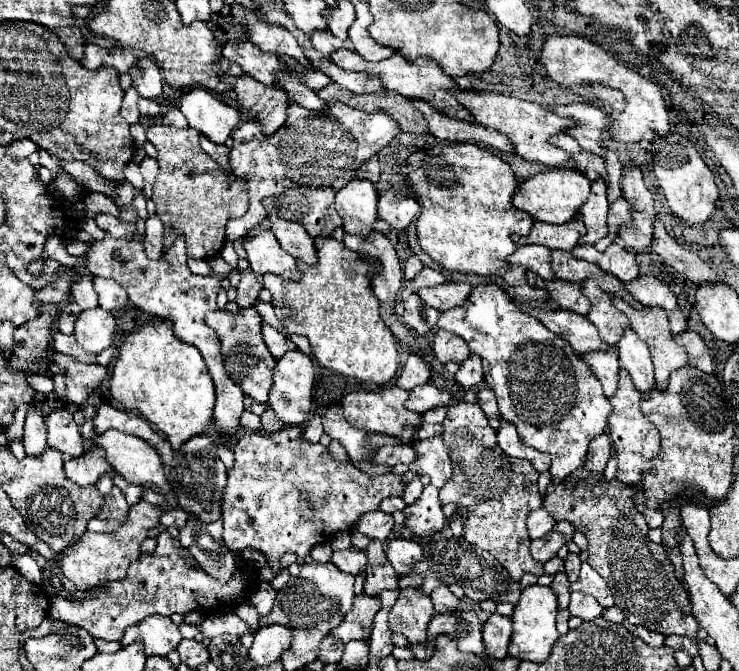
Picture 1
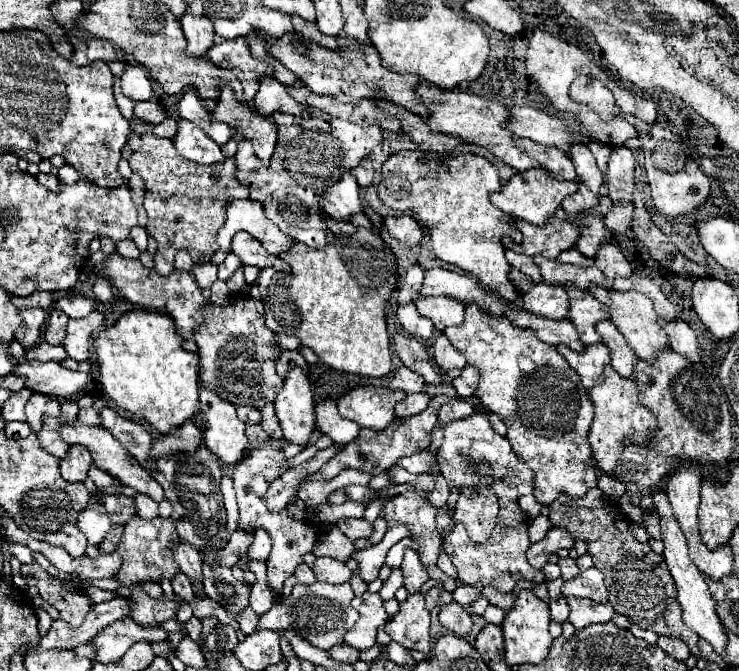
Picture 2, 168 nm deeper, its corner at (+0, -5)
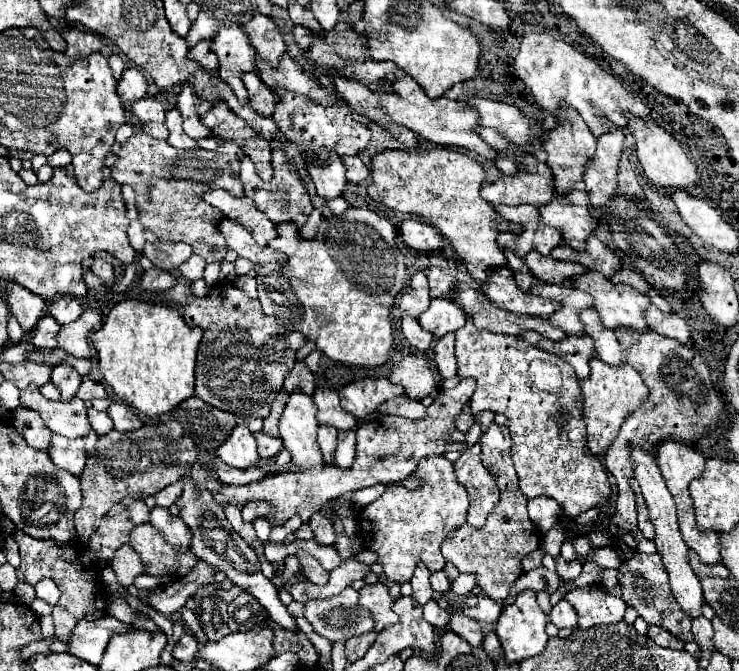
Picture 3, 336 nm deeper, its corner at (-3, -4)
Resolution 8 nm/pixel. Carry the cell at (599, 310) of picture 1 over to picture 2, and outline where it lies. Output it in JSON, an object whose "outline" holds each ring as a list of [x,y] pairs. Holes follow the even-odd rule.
{"outline":[[[568,285],[566,293],[570,299],[568,321],[572,321],[576,325],[580,341],[584,345],[600,343],[600,335],[596,335],[594,323],[600,319],[608,319],[608,307],[604,303],[600,303],[596,297],[592,297],[588,291],[582,291],[578,287]]]}

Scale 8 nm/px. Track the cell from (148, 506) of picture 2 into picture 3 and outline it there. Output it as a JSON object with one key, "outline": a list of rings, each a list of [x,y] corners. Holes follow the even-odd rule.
{"outline":[[[151,508],[151,524],[171,542],[175,548],[189,548],[191,542],[191,530],[183,524],[179,516],[171,516],[167,508]]]}

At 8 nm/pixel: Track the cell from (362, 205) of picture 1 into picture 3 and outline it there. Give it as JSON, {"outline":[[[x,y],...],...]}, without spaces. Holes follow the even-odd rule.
{"outline":[[[307,152],[305,158],[307,158],[307,172],[309,172],[309,176],[311,176],[311,180],[313,180],[315,188],[317,188],[319,198],[331,200],[331,198],[343,196],[345,186],[347,186],[347,178],[345,178],[345,166],[343,166],[341,158],[337,154],[331,154],[327,168],[313,166],[309,162],[313,158],[311,152]]]}

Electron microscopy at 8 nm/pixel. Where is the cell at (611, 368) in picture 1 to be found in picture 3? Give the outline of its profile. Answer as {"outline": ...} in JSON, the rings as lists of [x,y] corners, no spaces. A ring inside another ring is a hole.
{"outline":[[[533,332],[521,334],[521,336],[525,340],[529,340],[533,346],[537,346],[537,348],[541,348],[545,352],[557,354],[559,358],[569,362],[575,368],[579,380],[585,380],[591,374],[589,362],[595,356],[595,342],[593,342],[591,336],[569,336],[569,338],[561,340],[561,342],[553,342],[549,338],[543,338],[543,336],[533,334]]]}

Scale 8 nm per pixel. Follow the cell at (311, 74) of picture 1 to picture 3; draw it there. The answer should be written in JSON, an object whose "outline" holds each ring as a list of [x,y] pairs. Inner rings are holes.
{"outline":[[[259,12],[253,14],[253,18],[243,24],[243,30],[249,36],[251,46],[257,50],[257,54],[269,62],[271,66],[279,66],[281,54],[285,52],[285,42],[275,26],[275,22],[269,16],[263,16]]]}

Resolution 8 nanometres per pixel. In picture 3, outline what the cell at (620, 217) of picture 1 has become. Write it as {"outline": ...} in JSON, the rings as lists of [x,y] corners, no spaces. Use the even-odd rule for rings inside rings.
{"outline":[[[571,190],[567,196],[557,194],[549,204],[541,206],[539,212],[541,222],[561,230],[565,242],[575,250],[587,246],[587,238],[597,226],[585,190]]]}

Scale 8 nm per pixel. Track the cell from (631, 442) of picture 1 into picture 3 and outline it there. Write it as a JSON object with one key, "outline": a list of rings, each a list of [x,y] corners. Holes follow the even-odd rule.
{"outline":[[[599,358],[591,360],[591,376],[581,382],[581,390],[585,398],[583,416],[587,422],[587,454],[601,458],[619,434],[625,418],[633,414],[643,404],[643,400],[649,398],[649,390],[633,366],[609,366]]]}

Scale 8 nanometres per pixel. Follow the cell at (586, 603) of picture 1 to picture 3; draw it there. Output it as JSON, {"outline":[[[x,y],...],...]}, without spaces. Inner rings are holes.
{"outline":[[[585,586],[571,590],[565,596],[567,602],[577,610],[579,616],[579,630],[587,630],[597,624],[613,624],[623,620],[627,604],[623,602],[619,590],[599,590],[595,586]]]}

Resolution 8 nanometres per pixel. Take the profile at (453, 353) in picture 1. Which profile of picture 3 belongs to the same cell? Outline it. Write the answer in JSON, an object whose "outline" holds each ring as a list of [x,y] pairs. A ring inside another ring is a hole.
{"outline":[[[445,334],[443,338],[437,340],[435,346],[435,364],[441,374],[441,378],[451,378],[457,374],[457,362],[453,354],[453,344],[455,344],[455,334]]]}

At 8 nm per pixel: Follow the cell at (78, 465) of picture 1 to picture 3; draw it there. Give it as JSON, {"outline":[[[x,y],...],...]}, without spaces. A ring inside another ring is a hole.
{"outline":[[[53,436],[51,438],[51,448],[49,448],[49,456],[53,460],[55,466],[81,476],[83,468],[85,468],[85,448],[83,448],[83,440],[71,440],[71,438],[63,438],[63,436]]]}

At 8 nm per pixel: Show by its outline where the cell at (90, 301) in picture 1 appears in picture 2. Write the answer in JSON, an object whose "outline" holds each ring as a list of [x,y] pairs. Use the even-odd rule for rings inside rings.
{"outline":[[[62,295],[54,301],[54,307],[64,311],[70,319],[82,319],[84,315],[88,315],[94,309],[94,299],[82,297],[82,295]]]}

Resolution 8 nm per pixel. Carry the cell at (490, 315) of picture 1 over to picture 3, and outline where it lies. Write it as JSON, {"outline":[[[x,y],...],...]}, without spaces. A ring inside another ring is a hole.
{"outline":[[[471,320],[455,332],[455,358],[459,366],[461,378],[475,378],[477,390],[471,396],[471,412],[477,416],[481,410],[501,412],[509,418],[509,432],[513,438],[511,458],[521,482],[521,490],[527,498],[549,496],[559,502],[563,512],[571,518],[587,512],[599,502],[607,500],[611,494],[611,486],[607,482],[607,472],[599,458],[585,454],[585,418],[583,418],[583,394],[579,386],[579,378],[567,362],[557,358],[555,354],[543,352],[531,346],[527,340],[519,336],[503,336],[489,330],[479,330]]]}

